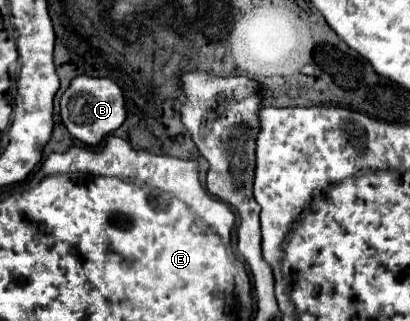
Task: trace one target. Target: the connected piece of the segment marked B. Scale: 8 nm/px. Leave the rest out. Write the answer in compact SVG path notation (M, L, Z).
M86 75L74 77L70 87L60 99L60 107L62 107L62 123L66 125L68 133L86 145L100 145L104 137L116 131L126 119L122 89L110 79L94 79Z

